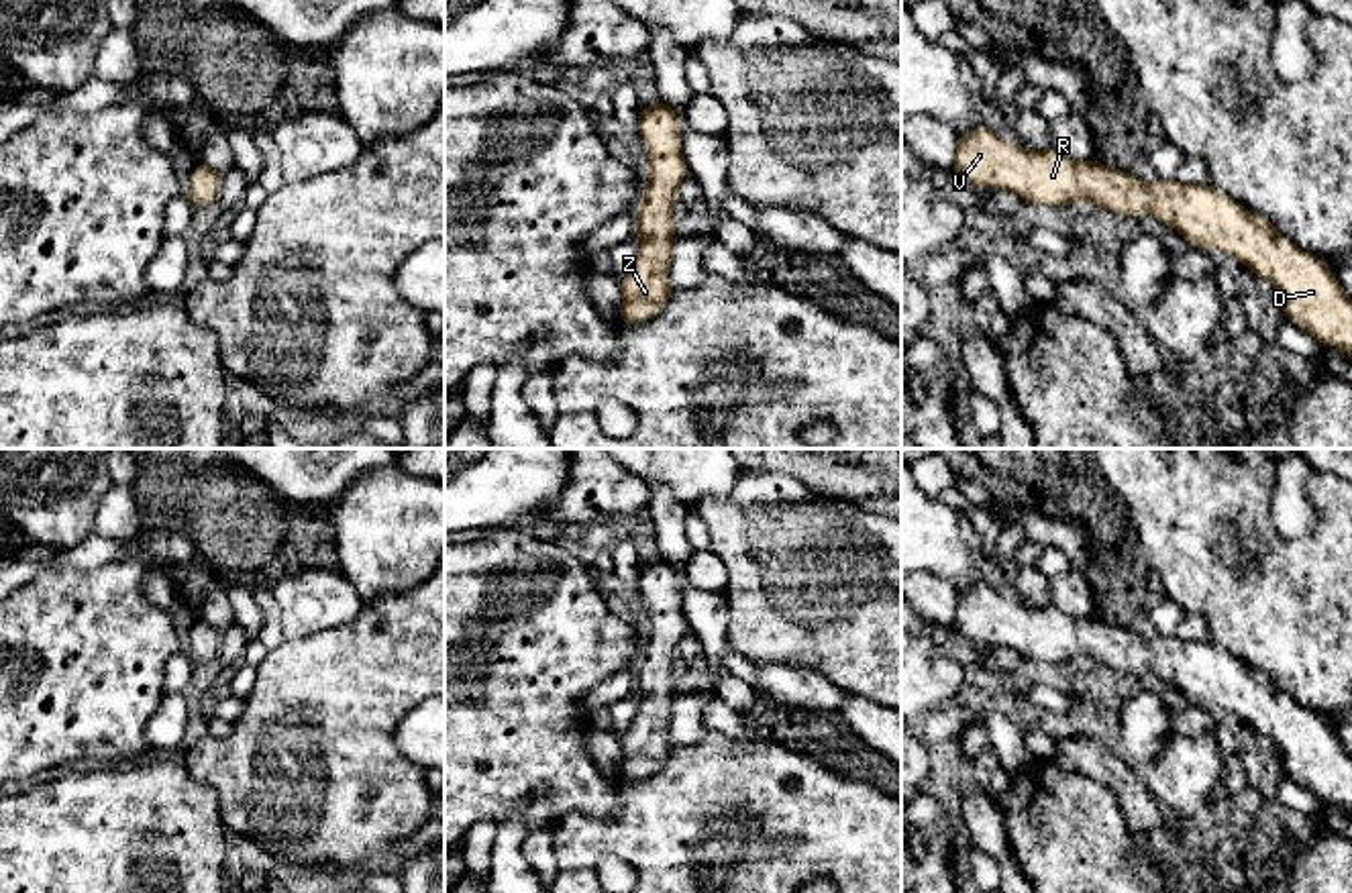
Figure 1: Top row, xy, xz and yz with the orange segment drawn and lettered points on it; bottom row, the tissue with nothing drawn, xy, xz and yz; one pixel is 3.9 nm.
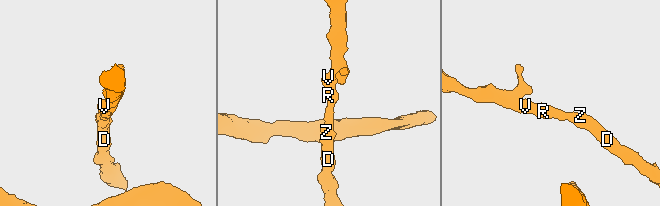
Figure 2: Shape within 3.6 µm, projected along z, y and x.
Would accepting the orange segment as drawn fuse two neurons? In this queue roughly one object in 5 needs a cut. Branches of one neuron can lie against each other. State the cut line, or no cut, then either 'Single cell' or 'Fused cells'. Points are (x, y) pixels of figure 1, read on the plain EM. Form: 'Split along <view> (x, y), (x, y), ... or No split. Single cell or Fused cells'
No split. Single cell

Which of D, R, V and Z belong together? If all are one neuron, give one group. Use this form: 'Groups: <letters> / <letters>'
Groups: D R V Z

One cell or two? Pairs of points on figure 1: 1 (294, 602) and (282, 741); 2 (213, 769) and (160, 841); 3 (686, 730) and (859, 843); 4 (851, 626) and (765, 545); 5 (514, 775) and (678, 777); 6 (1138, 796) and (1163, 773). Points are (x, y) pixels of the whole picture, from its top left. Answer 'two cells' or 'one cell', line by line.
1: two cells
2: two cells
3: two cells
4: one cell
5: two cells
6: two cells

